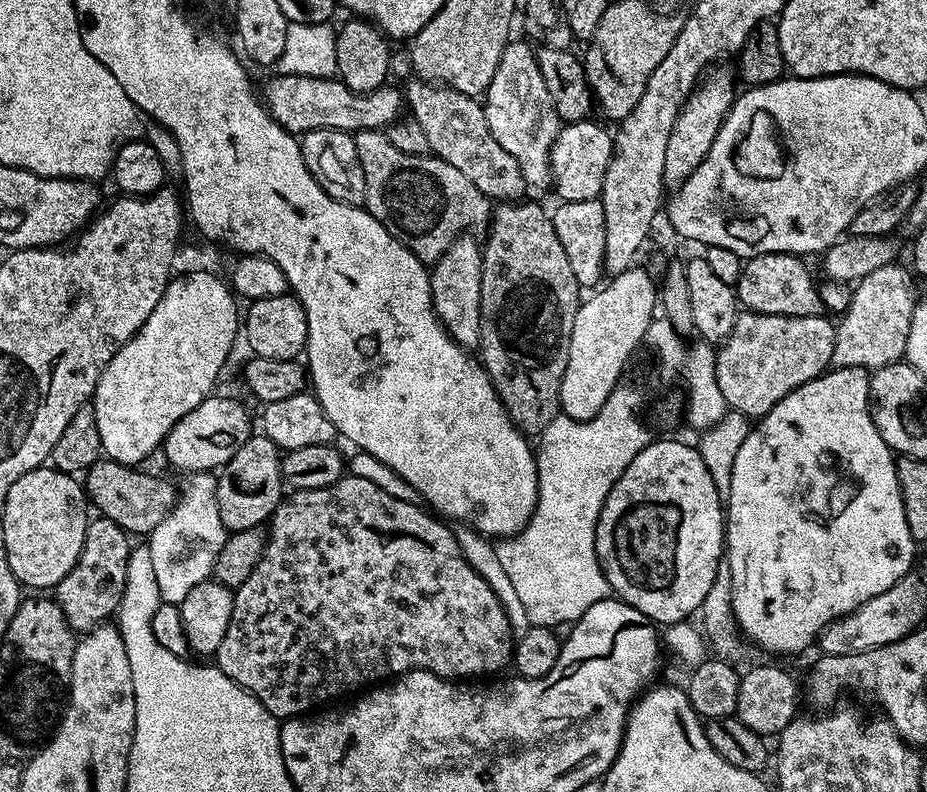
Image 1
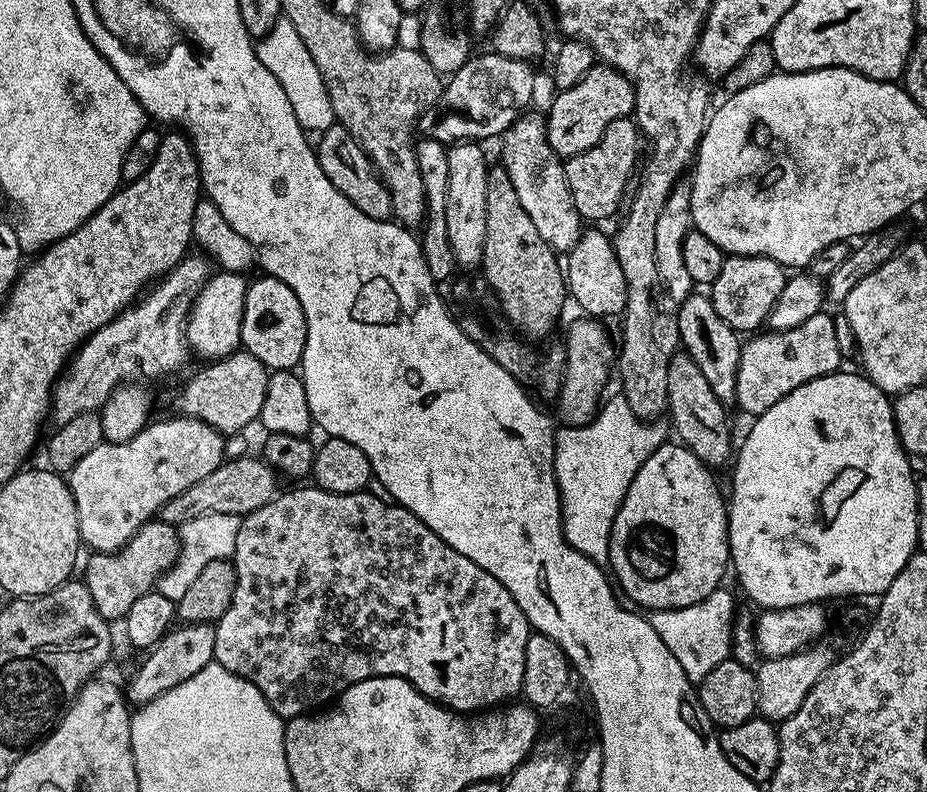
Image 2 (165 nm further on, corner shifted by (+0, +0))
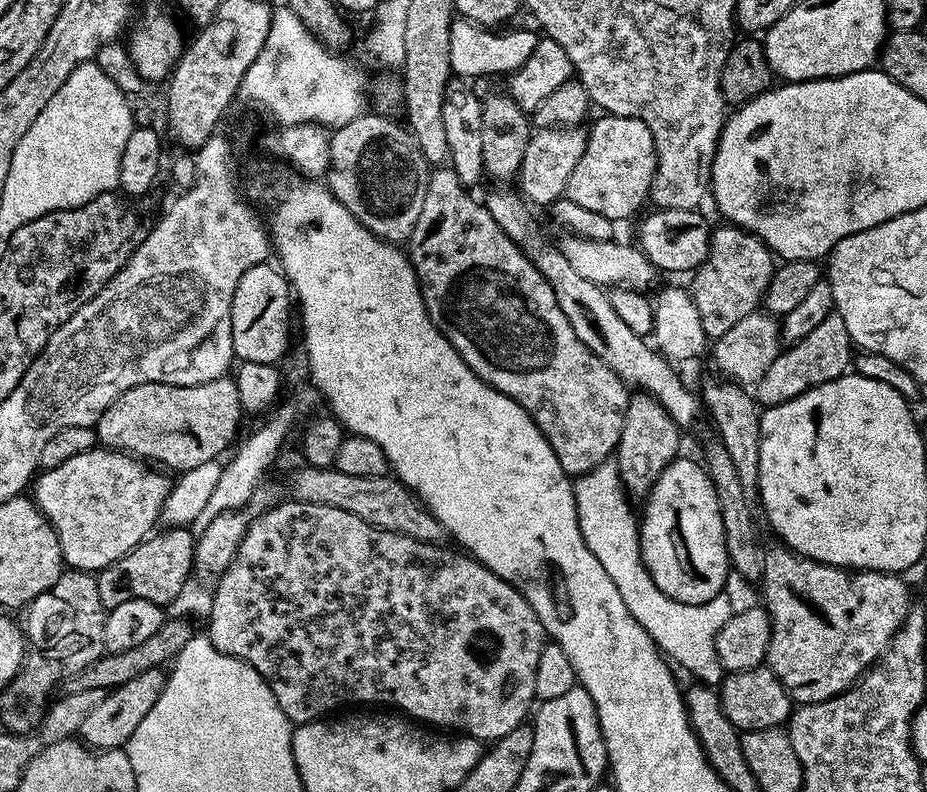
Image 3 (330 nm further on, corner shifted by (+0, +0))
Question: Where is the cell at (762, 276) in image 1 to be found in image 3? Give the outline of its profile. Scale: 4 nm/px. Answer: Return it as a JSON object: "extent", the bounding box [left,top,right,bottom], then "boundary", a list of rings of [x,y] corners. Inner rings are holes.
{"extent":[690,226,774,338],"boundary":[[[735,226],[711,229],[708,257],[691,277],[690,295],[702,318],[702,330],[710,338],[726,334],[734,322],[761,307],[774,271],[774,254],[758,236]]]}

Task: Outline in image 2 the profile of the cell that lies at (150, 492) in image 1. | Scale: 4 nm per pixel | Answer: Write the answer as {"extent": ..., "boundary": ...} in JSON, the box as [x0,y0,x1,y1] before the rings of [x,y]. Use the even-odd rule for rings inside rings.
{"extent":[158,454,278,526],"boundary":[[[249,454],[233,460],[225,459],[224,463],[218,466],[218,470],[214,470],[214,474],[206,474],[202,482],[194,482],[194,486],[190,486],[190,490],[182,490],[178,498],[170,498],[170,502],[160,508],[158,518],[163,524],[181,526],[212,514],[236,515],[243,518],[266,506],[266,502],[278,495],[278,474],[263,458],[256,457],[255,460],[254,456]]]}

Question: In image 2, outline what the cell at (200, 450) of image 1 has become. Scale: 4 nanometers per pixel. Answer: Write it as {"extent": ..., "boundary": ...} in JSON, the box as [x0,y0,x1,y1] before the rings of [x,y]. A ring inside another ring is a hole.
{"extent":[67,414,225,553],"boundary":[[[179,414],[173,416],[173,420],[147,423],[129,441],[99,444],[67,473],[68,486],[72,489],[78,510],[80,538],[87,547],[88,544],[92,547],[93,553],[116,552],[124,548],[159,513],[160,508],[170,502],[170,498],[178,498],[182,490],[190,490],[194,482],[202,482],[206,474],[214,474],[214,470],[218,470],[218,466],[224,463],[225,437],[221,432],[201,420]]]}

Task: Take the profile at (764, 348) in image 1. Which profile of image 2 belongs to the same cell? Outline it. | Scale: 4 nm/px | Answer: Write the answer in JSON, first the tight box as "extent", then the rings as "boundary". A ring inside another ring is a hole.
{"extent":[735,310,841,418],"boundary":[[[824,310],[816,312],[814,318],[806,318],[802,326],[785,332],[761,331],[741,347],[735,403],[738,408],[755,418],[770,410],[770,406],[782,402],[782,398],[798,390],[798,386],[828,376],[841,367],[834,322],[826,313]]]}

